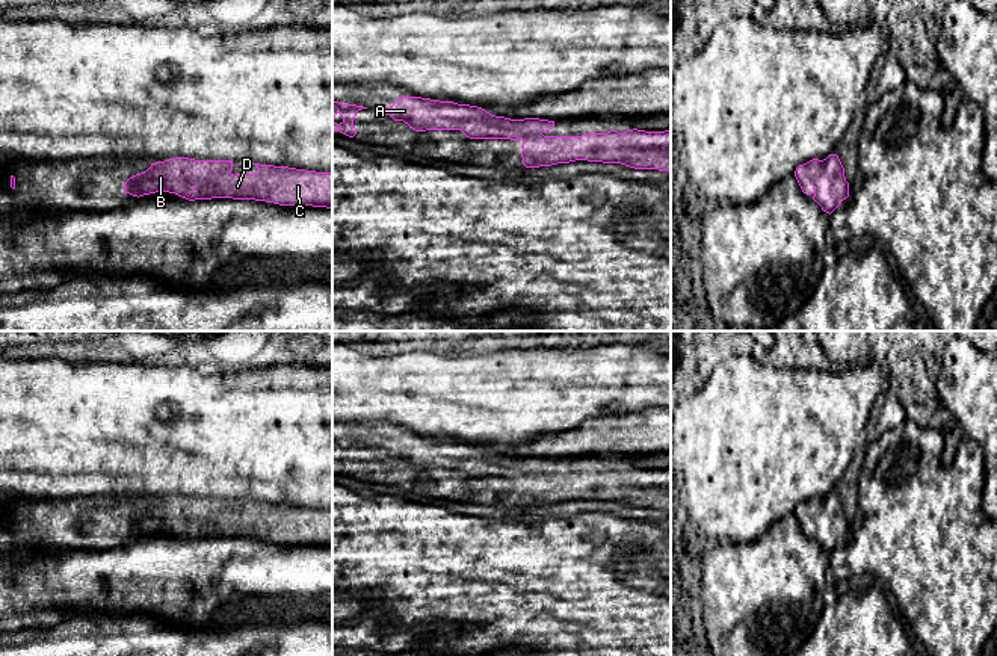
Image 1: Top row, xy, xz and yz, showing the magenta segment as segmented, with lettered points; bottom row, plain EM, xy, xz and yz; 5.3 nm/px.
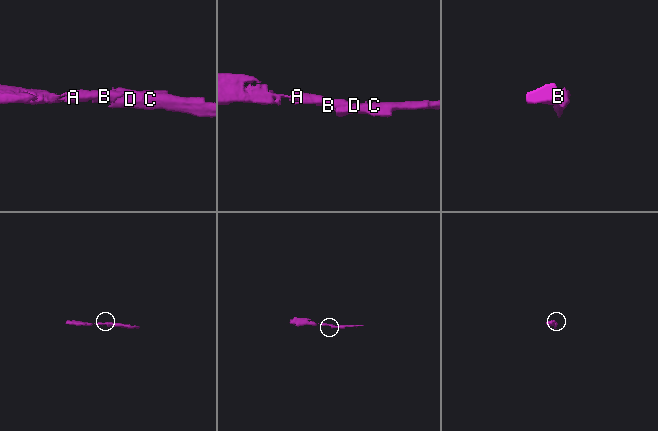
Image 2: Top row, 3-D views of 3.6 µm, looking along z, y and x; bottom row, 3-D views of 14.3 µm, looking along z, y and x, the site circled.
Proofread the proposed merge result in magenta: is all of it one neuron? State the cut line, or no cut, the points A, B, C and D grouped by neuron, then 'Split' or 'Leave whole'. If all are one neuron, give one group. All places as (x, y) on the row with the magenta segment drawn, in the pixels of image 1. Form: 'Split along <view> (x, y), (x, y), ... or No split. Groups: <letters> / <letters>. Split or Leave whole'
No split. Groups: A B C D. Leave whole

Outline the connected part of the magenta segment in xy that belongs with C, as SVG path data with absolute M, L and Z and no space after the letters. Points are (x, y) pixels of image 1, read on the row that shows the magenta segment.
M175 157L151 163L145 172L130 177L124 192L137 198L169 192L189 201L233 198L332 209L332 172L254 165L257 172L234 175L233 160Z

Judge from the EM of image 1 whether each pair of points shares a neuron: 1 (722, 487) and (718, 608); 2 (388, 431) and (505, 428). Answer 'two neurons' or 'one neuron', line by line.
1: two neurons
2: two neurons

